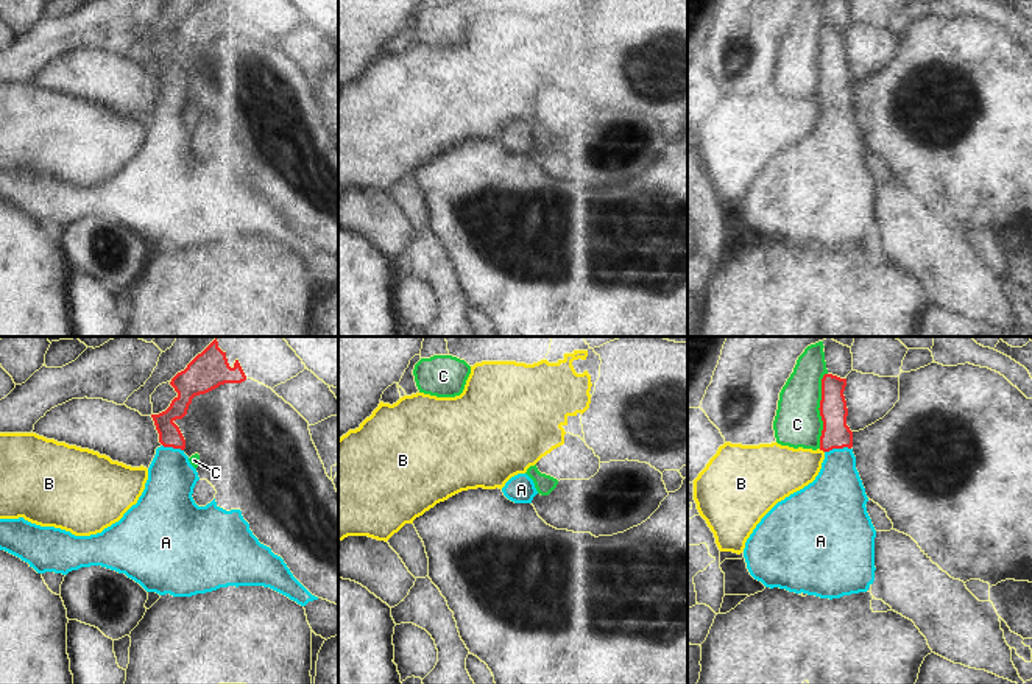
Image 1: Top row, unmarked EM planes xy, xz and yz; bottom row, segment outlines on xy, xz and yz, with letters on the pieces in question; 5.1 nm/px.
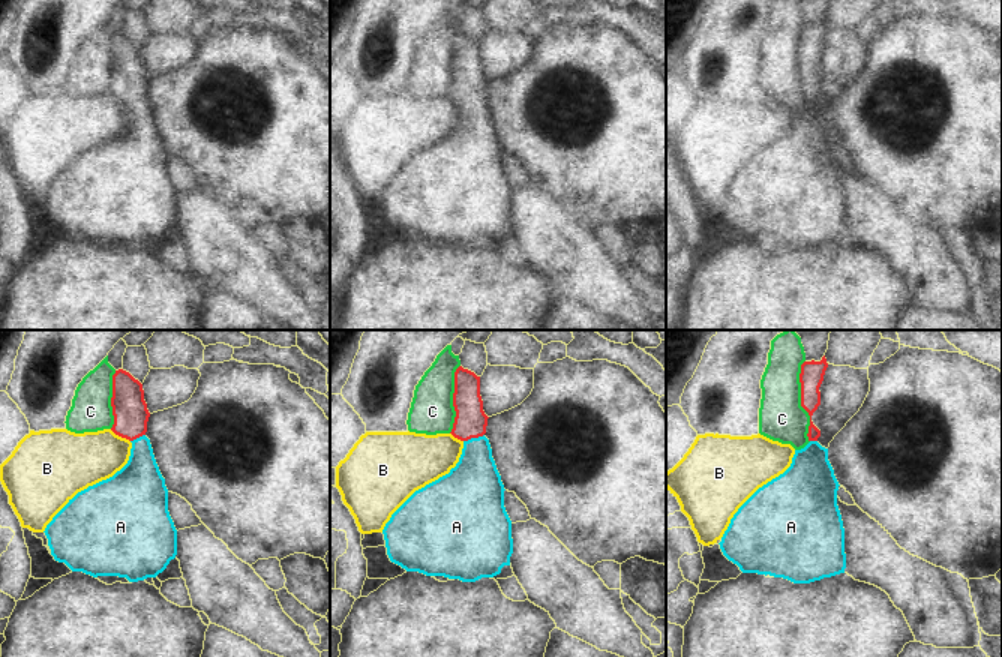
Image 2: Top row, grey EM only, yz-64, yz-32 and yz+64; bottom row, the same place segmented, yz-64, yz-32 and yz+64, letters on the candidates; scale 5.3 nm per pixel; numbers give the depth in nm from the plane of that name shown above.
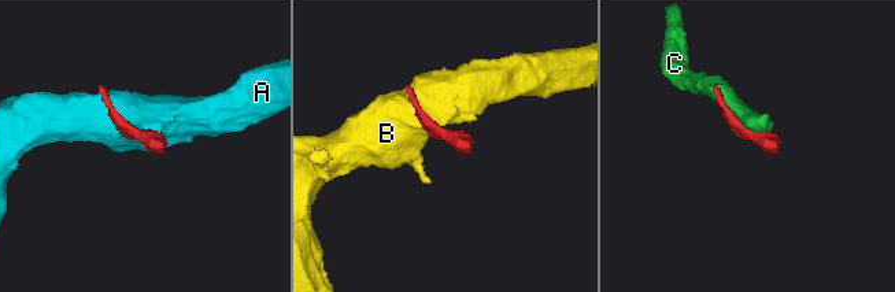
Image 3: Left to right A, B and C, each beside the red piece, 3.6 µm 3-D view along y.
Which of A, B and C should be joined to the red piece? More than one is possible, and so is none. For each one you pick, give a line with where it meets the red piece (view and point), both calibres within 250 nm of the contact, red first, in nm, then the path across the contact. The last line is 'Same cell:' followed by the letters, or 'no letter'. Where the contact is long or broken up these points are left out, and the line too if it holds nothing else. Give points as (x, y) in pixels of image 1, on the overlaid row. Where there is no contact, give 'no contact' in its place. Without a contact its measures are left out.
A: meets red in yz at (837, 447); 150 nm thick on the red side, 280 nm on the other; runs through yz (836, 433), (837, 447), (837, 496)
Same cell: A

